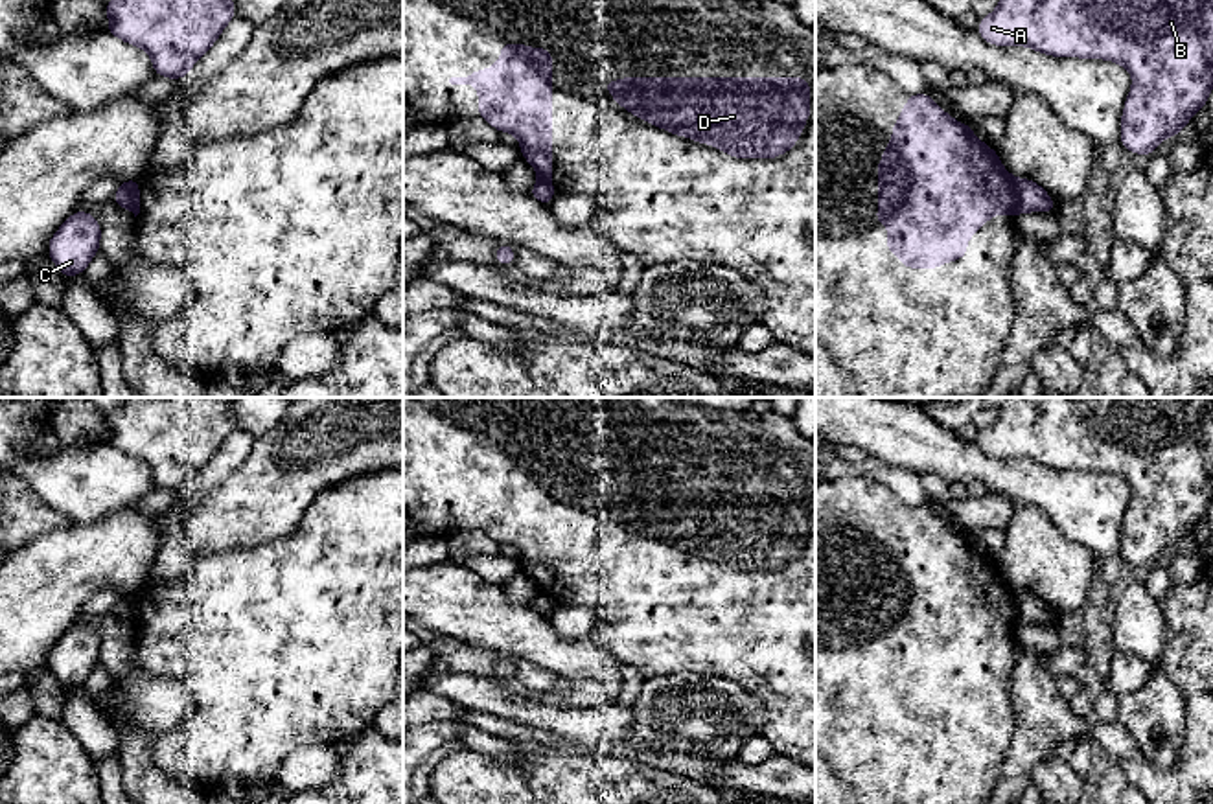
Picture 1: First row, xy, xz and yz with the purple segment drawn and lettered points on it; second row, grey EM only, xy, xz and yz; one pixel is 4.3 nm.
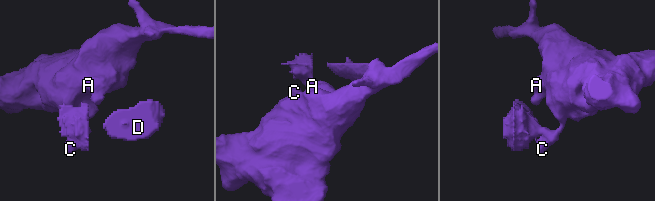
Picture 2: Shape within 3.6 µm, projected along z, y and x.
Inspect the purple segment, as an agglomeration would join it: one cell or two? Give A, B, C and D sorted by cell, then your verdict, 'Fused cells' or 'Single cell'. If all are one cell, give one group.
Groups: A B C / D. Fused cells

